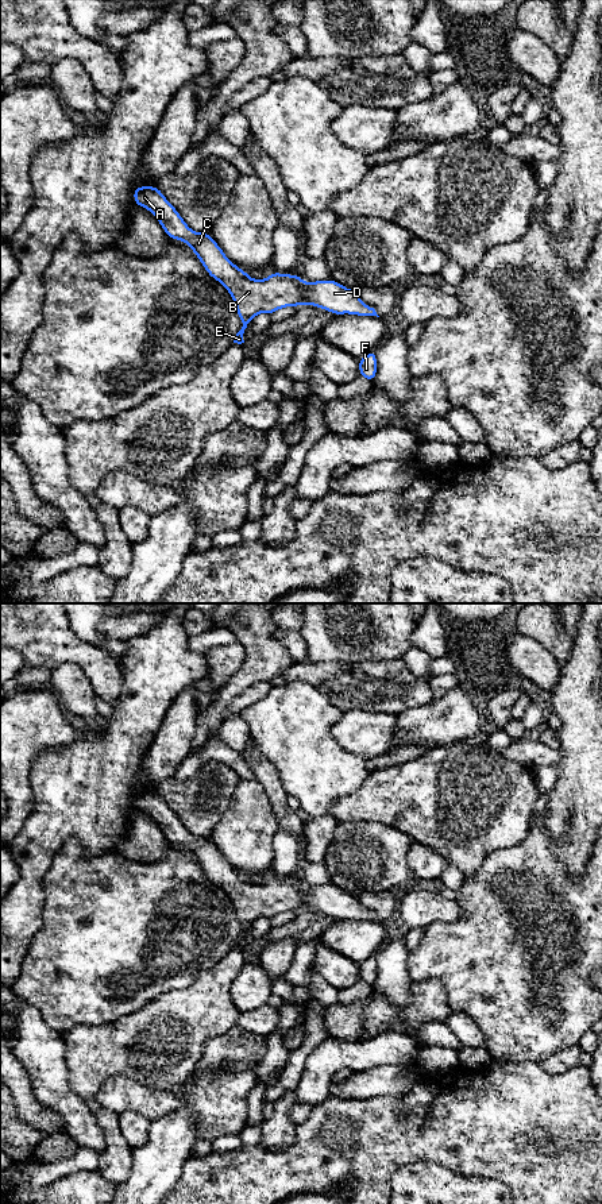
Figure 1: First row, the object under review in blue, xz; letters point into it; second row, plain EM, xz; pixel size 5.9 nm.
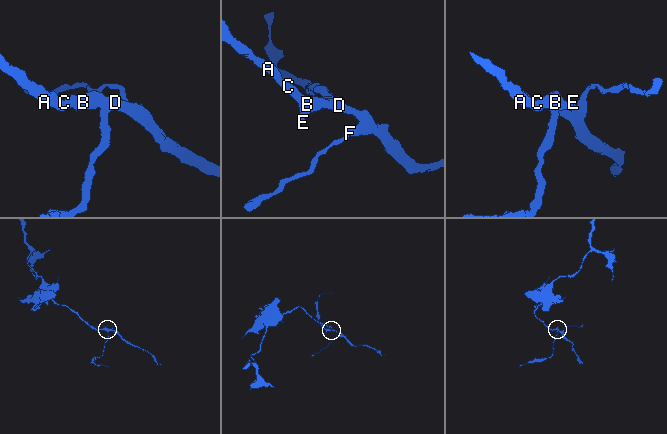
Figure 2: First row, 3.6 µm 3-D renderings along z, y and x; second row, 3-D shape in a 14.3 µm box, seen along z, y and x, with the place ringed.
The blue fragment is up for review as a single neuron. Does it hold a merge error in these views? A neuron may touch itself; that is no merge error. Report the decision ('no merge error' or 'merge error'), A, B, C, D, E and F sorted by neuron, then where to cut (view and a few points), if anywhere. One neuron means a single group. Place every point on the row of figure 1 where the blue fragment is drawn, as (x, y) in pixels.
no merge error; groups A B C D E F; cut none

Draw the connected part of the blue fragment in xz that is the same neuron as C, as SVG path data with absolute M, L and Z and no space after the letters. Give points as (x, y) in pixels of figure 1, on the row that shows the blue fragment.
M138 186L134 190L134 201L157 217L169 239L189 244L207 273L228 290L243 324L234 343L244 343L244 329L256 314L271 314L286 306L308 304L333 314L379 317L374 308L360 300L358 292L347 289L332 278L305 282L298 274L275 271L265 279L251 278L225 256L209 234L190 229L157 186Z

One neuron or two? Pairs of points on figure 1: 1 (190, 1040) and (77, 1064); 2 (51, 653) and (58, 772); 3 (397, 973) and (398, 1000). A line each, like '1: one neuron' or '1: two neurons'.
1: one neuron
2: two neurons
3: one neuron

